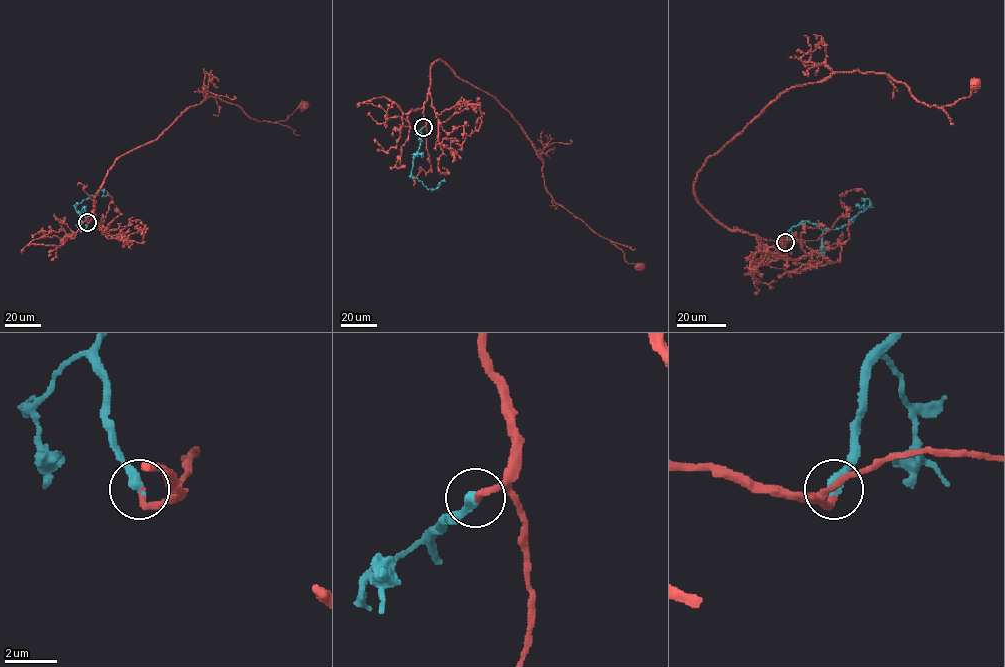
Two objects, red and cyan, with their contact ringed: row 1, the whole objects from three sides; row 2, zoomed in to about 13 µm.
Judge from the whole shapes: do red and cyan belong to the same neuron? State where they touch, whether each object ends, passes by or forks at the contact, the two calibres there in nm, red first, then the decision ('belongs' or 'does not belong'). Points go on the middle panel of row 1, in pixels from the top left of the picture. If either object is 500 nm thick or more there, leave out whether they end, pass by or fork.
at (423, 127); red ends there; cyan ends there; 240 nm thick on the red side, 400 nm on the other; belongs

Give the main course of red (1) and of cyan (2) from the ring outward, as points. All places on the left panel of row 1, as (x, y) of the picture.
1: (87, 222), (114, 161), (156, 139), (206, 96), (236, 104), (258, 121), (284, 121), (304, 106)
2: (87, 222), (85, 206), (80, 212), (76, 212), (75, 206), (100, 190), (102, 190), (103, 195), (108, 194)

